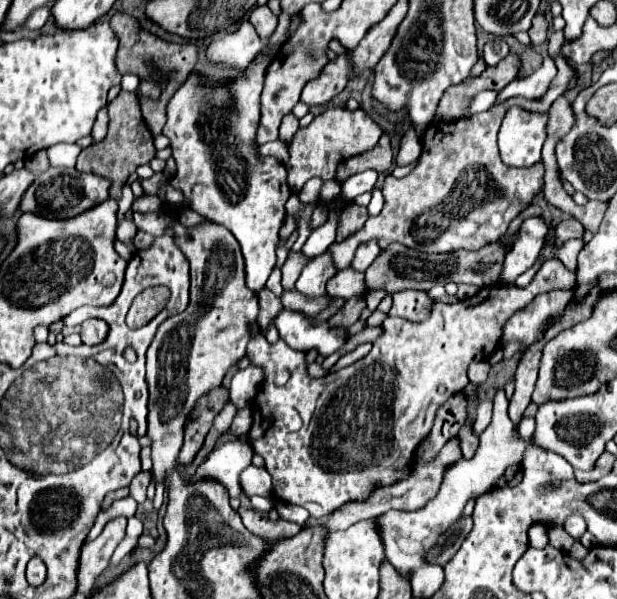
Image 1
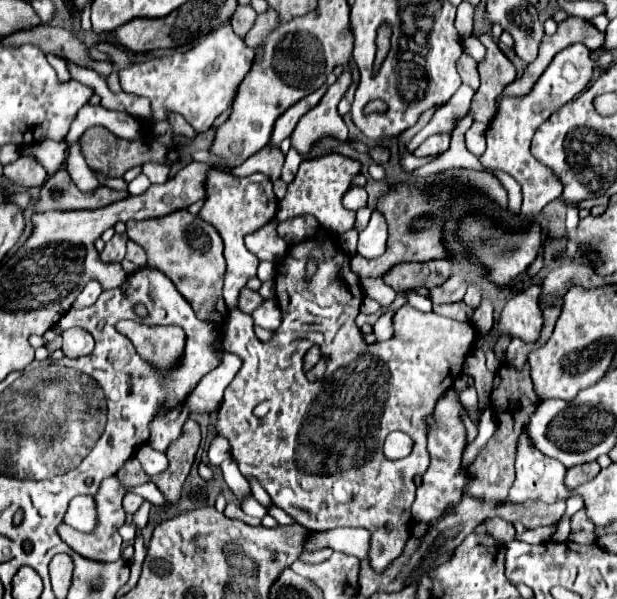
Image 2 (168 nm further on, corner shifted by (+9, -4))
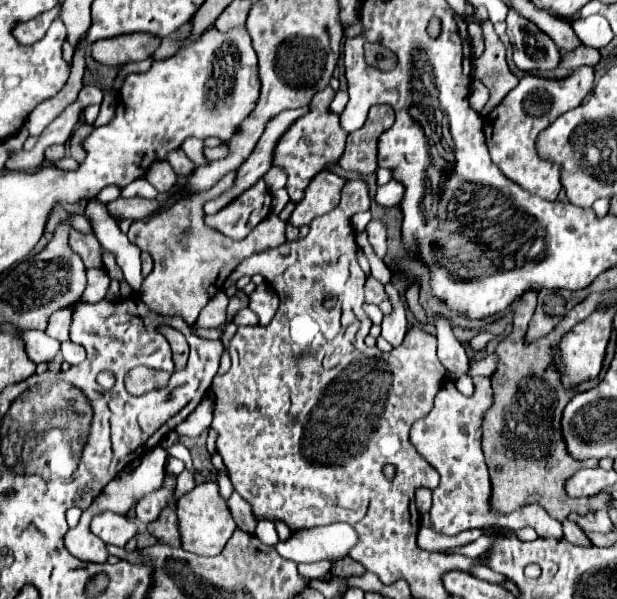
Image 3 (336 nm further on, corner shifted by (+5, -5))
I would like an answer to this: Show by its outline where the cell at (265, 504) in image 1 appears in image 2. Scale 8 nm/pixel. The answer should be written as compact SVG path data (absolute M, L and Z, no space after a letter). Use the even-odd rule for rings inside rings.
M233 459L225 460L219 467L221 468L225 482L238 501L242 501L246 496L250 495L249 483L242 476Z

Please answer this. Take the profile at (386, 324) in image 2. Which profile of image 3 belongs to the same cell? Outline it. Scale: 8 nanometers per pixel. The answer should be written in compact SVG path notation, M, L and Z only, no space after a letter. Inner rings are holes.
M385 285L385 293L389 295L393 303L393 313L387 315L381 323L381 337L389 341L393 347L397 347L405 333L407 333L407 317L405 317L405 303L401 299L401 293L393 285Z

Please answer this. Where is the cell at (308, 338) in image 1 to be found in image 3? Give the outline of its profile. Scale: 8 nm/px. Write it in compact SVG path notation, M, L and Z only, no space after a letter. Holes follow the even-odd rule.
M241 309L233 315L235 325L257 325L257 315L251 309Z

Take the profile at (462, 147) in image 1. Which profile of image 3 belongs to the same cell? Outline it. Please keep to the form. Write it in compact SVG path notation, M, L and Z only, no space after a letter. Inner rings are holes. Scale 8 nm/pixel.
M577 47L575 51L571 53L563 53L563 59L561 59L561 67L559 67L559 79L563 79L571 69L577 69L581 65L597 65L599 63L599 51L597 49L591 49L591 47Z

